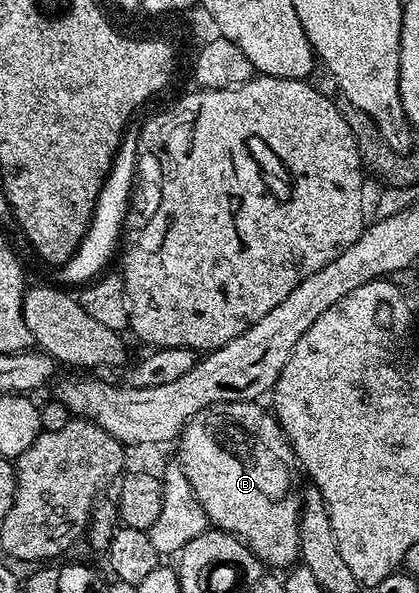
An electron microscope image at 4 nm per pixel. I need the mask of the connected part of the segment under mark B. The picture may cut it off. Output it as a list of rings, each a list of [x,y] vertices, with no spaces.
[[[253,400],[210,404],[189,418],[177,437],[177,464],[216,529],[238,536],[264,565],[286,569],[301,556],[301,496],[291,469],[297,461],[283,427],[261,405]]]

